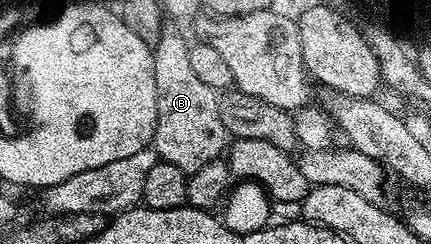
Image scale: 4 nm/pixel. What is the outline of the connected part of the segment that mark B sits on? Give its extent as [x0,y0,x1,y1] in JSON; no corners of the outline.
[153,28,228,174]

